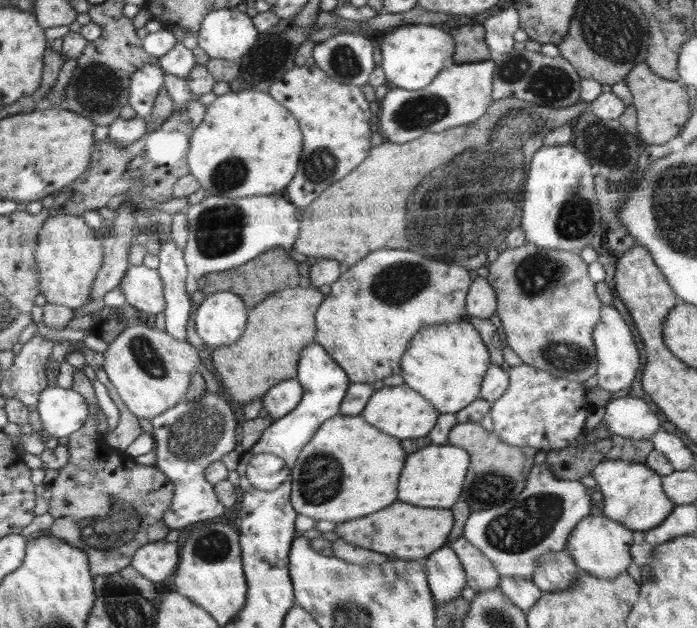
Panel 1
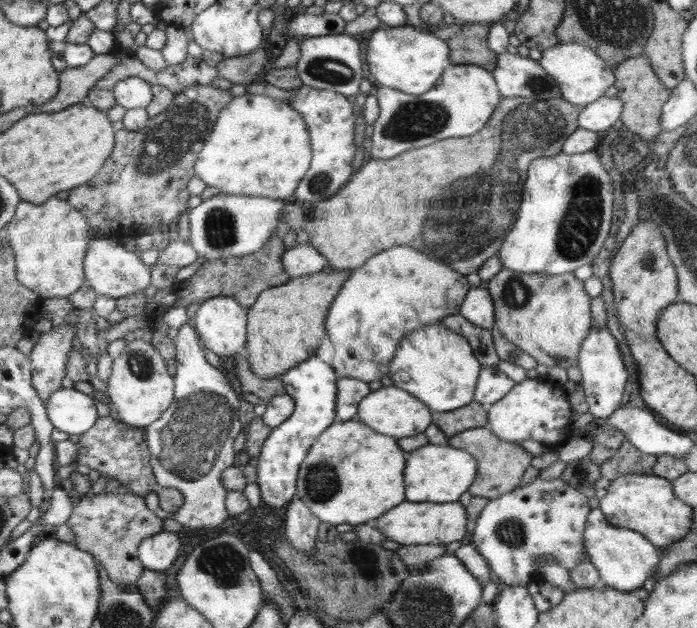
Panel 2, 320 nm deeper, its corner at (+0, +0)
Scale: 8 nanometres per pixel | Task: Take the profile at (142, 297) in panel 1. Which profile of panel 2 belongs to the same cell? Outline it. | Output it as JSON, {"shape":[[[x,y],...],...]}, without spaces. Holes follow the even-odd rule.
{"shape":[[[111,236],[95,238],[89,244],[89,250],[84,258],[86,284],[94,288],[97,295],[120,298],[128,294],[143,293],[149,286],[151,277],[150,266],[144,264],[134,251],[127,251],[120,240]]]}

